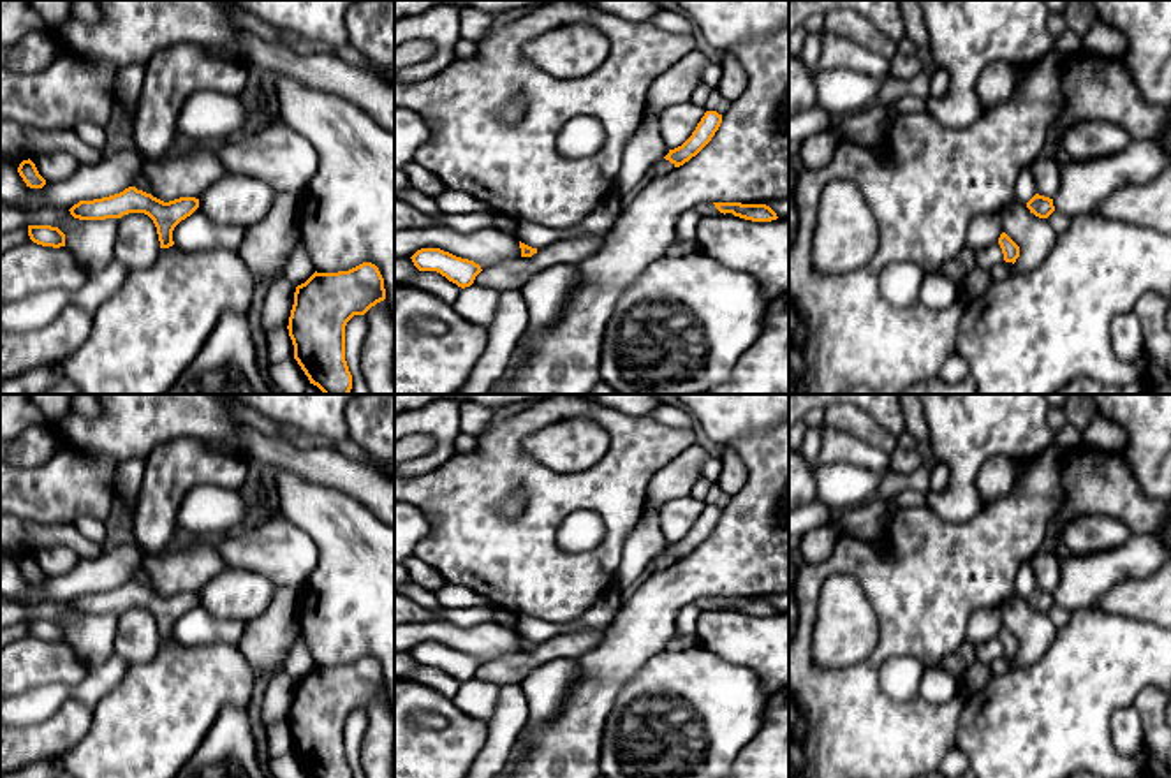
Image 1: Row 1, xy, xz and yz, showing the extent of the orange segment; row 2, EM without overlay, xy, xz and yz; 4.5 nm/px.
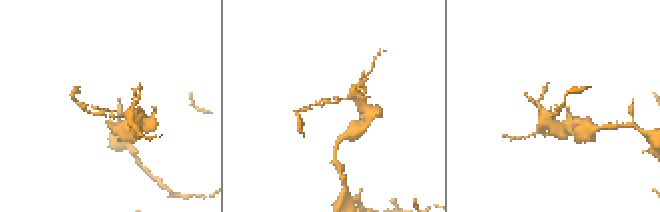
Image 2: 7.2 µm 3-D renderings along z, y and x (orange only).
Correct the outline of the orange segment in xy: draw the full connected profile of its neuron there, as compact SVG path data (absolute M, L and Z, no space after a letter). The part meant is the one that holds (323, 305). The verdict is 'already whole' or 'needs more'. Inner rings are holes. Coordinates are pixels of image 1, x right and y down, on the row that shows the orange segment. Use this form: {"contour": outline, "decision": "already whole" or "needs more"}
{"contour": "M372 262L338 273L315 271L296 287L287 326L294 359L324 394L350 393L345 326L384 299L384 278Z", "decision": "already whole"}

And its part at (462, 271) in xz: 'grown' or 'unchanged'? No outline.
unchanged

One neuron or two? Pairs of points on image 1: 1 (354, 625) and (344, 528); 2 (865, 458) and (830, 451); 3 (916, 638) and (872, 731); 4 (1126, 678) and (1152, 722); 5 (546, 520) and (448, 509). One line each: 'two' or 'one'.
1: one
2: one
3: one
4: two
5: one

